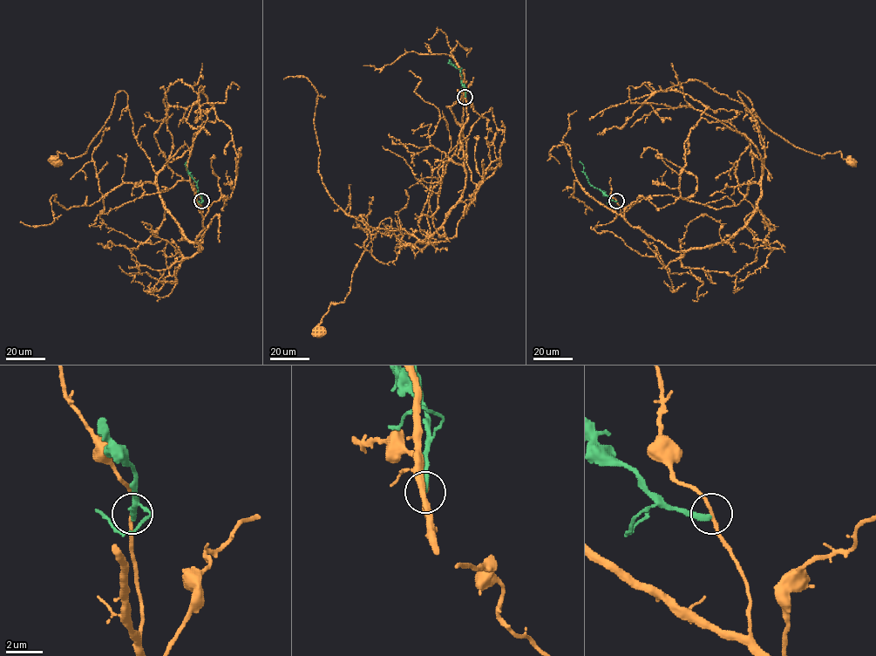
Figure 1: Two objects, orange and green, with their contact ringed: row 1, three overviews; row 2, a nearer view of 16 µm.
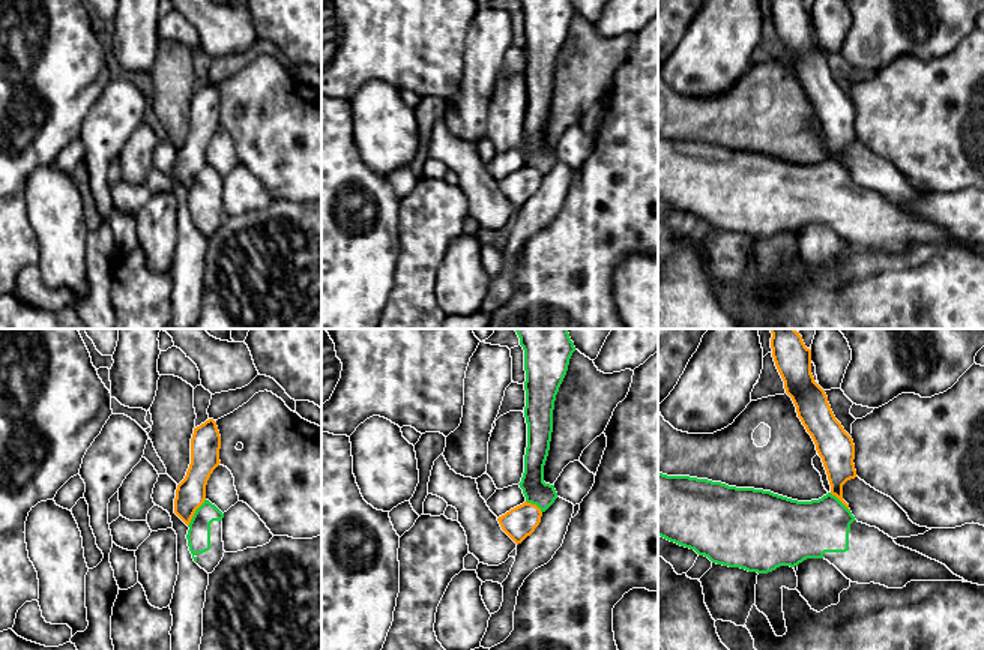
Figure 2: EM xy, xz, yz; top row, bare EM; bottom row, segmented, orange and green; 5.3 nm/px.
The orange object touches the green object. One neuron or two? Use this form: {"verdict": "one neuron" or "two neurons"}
{"verdict": "two neurons"}

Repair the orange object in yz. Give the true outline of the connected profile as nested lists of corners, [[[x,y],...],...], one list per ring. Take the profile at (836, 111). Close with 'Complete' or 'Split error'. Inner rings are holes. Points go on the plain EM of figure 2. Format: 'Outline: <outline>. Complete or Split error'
Outline: [[[772,0],[771,12],[786,57],[822,122],[831,158],[849,173],[843,164],[843,149],[858,141],[853,128],[855,108],[835,83],[825,54],[814,45],[811,14],[805,11],[802,0]]]. Complete

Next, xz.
Outline: [[[524,165],[497,185],[502,194],[518,209],[530,200],[541,186],[542,176],[536,168]]]. Complete

